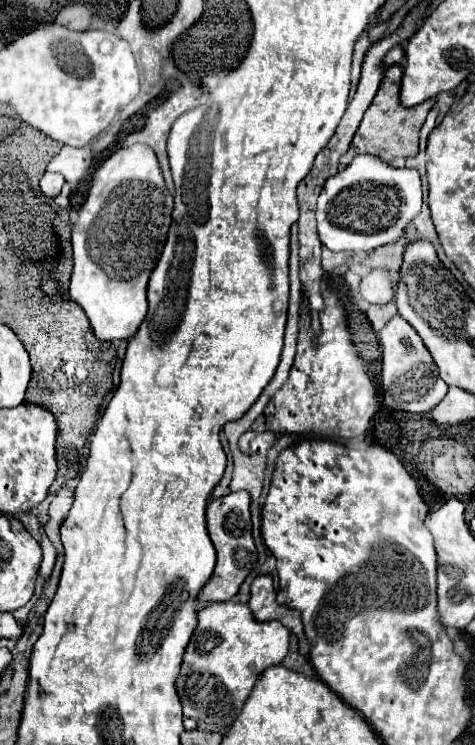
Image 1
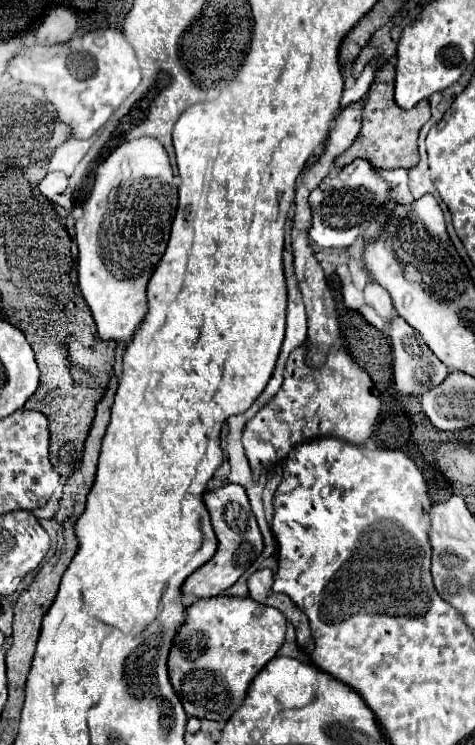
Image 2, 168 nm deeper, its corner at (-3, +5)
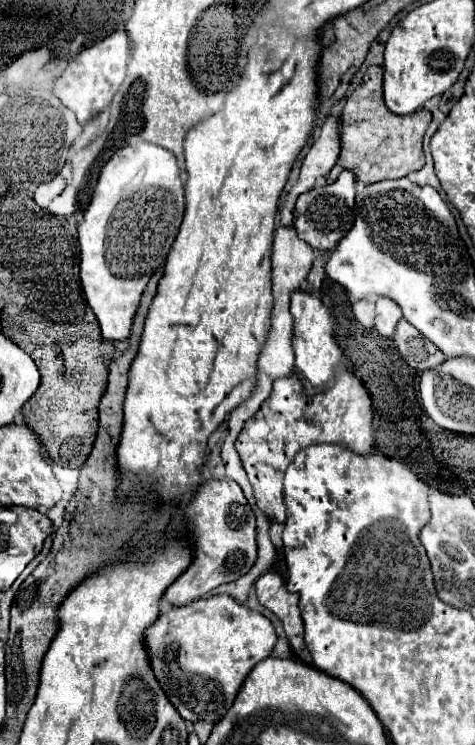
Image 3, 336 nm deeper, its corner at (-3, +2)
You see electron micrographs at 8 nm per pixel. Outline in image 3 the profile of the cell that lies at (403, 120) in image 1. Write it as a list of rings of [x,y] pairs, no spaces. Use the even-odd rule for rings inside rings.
[[[368,67],[362,85],[346,97],[340,111],[340,155],[332,171],[328,173],[328,183],[336,181],[340,171],[348,169],[364,185],[378,183],[384,179],[400,179],[424,167],[422,139],[432,121],[428,109],[420,109],[412,115],[392,115],[384,107],[382,97],[382,67]]]

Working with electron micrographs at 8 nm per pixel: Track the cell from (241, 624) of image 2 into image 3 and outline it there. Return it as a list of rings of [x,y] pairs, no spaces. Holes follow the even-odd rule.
[[[214,595],[198,599],[184,607],[174,607],[166,613],[160,613],[158,619],[144,631],[144,647],[148,653],[150,667],[166,693],[168,701],[186,721],[208,721],[218,723],[226,711],[232,707],[240,685],[256,663],[266,659],[276,645],[276,633],[272,623],[258,611],[248,609],[246,605],[236,603],[228,595]]]

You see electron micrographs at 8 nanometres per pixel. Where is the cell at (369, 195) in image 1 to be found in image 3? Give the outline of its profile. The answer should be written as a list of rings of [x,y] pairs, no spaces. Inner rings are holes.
[[[342,171],[338,175],[338,179],[330,185],[324,187],[314,187],[308,193],[302,193],[296,201],[296,233],[302,241],[306,241],[310,247],[314,249],[324,249],[324,251],[332,251],[332,247],[336,247],[336,243],[348,233],[348,227],[352,227],[352,219],[354,219],[354,175],[350,171]]]

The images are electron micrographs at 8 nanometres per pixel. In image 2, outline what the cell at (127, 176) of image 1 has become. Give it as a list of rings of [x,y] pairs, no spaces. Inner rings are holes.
[[[138,138],[120,144],[98,168],[94,188],[84,204],[84,214],[76,220],[78,242],[78,286],[92,310],[98,336],[102,340],[128,340],[148,314],[146,284],[166,250],[170,224],[178,206],[172,166],[164,146],[156,138]]]

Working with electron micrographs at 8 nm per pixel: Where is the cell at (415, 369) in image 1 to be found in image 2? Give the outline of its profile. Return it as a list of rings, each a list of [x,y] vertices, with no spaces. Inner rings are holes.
[[[400,316],[392,318],[390,322],[390,342],[392,342],[392,356],[394,356],[394,388],[400,394],[408,394],[408,396],[422,396],[424,392],[440,386],[446,376],[448,376],[448,368],[444,368],[444,364],[434,356],[434,352],[424,344],[422,336]]]

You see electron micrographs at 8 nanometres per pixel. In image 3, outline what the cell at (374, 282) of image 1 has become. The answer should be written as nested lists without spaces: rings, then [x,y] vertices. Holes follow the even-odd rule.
[[[378,297],[378,301],[376,301],[376,329],[380,335],[392,337],[400,317],[402,317],[402,311],[392,299]]]

